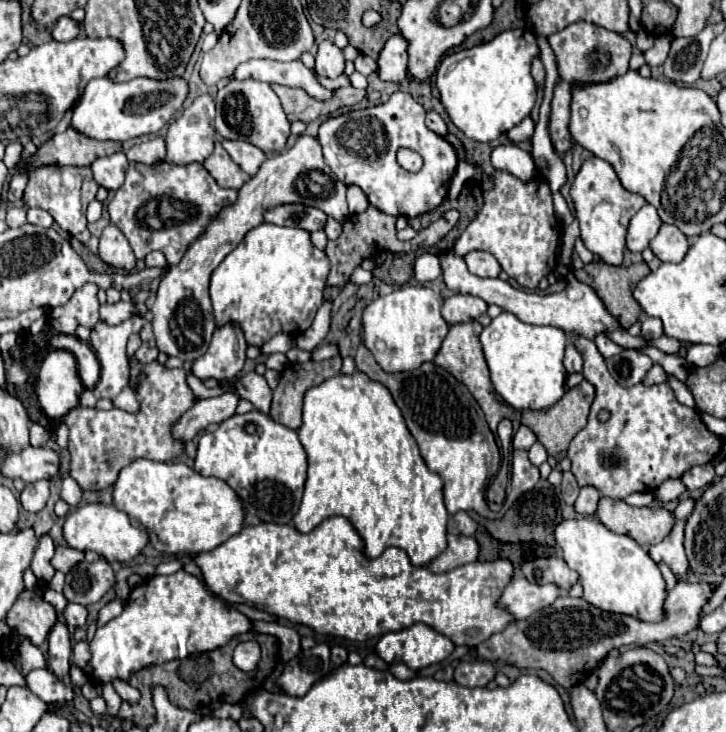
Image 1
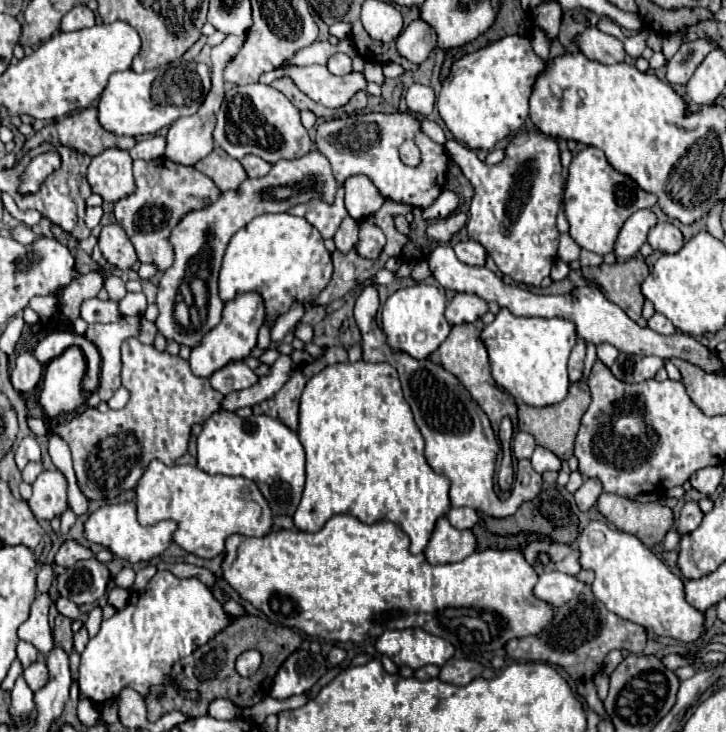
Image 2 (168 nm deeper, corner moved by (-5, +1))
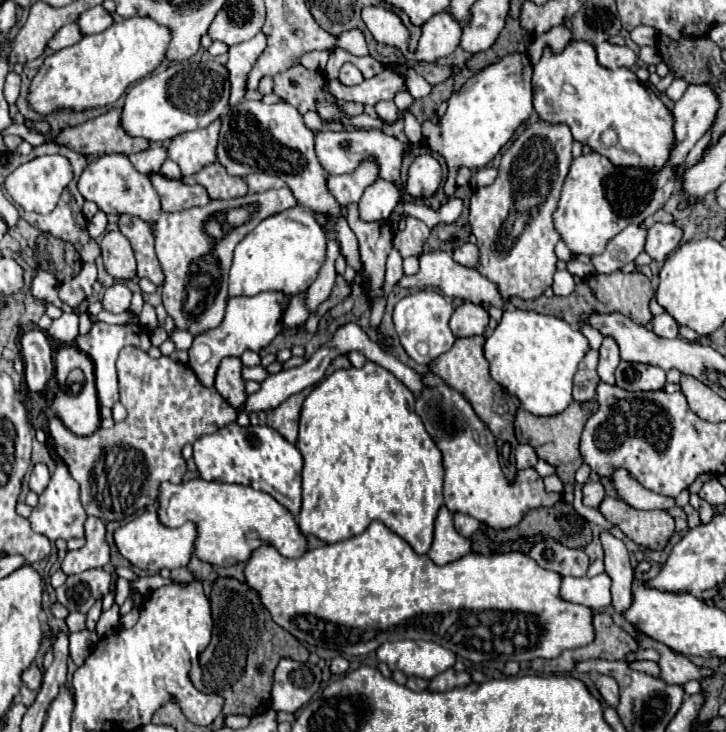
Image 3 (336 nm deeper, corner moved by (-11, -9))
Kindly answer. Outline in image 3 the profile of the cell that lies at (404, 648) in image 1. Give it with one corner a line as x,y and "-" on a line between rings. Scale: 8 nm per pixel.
426,640
386,642
378,648
378,660
386,662
390,670
402,670
406,676
434,678
454,666
454,654
446,648

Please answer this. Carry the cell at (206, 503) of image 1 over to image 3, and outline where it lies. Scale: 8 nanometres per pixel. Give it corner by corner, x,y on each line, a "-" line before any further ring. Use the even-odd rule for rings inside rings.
194,478
182,484
162,482
158,496
158,518
168,528
178,528
184,522
196,524
194,554
212,566
246,562
252,548
270,542
282,556
300,558
306,552
306,538
300,532
294,516
278,504
270,494
258,492
242,484
220,484
-
248,532
258,532
258,540
246,538

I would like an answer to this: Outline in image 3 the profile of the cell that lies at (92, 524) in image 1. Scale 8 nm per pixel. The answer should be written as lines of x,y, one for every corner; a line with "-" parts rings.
144,512
134,520
126,522
114,532
114,544
118,552
136,568
146,572
160,572
162,568
184,568
192,556
192,544
196,538
196,526
184,524
180,528
164,528
156,516
156,512

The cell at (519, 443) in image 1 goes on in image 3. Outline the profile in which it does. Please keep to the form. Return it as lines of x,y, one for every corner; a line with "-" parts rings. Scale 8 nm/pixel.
530,444
516,446
516,468
518,470
532,468
532,466
536,466
536,462
538,462
538,456

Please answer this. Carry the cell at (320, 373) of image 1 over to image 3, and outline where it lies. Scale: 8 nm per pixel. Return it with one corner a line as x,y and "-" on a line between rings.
302,390
288,400
284,400
278,408
266,410
266,412
256,412
250,414
252,424
264,424
274,430
278,430
288,442
296,442
298,438
298,420
300,420
300,410
304,404
304,398
310,394
310,390

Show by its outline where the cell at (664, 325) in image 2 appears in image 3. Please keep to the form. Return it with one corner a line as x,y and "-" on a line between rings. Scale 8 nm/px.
662,314
662,316
656,316
654,320
652,320
652,324
654,324
654,332
660,336
660,338
678,338
678,324
676,324
676,320
670,316
670,314

